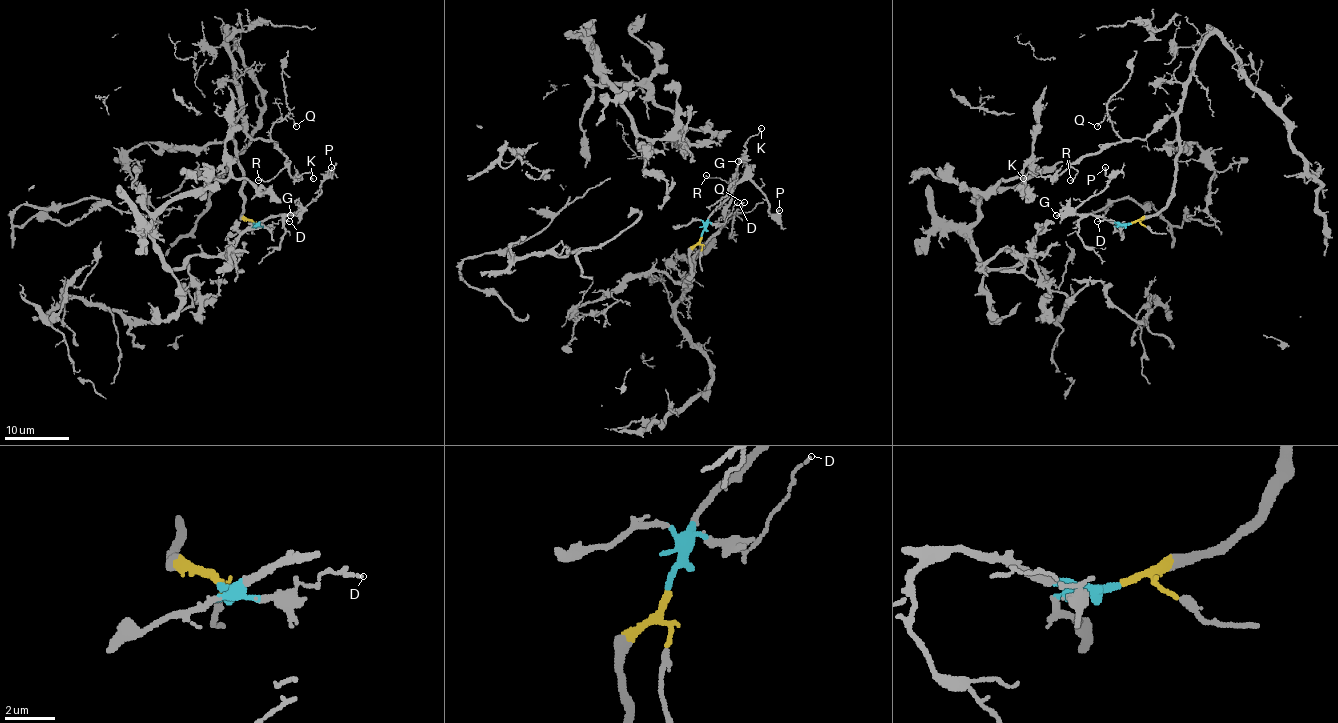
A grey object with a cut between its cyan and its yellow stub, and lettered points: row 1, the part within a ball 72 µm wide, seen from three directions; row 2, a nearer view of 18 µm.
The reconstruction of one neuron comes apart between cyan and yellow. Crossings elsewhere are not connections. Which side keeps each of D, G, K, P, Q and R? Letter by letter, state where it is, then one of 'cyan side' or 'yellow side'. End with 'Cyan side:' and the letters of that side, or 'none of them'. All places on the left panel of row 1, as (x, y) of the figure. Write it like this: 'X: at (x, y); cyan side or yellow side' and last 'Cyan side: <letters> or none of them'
D: at (289, 221); cyan side
G: at (290, 215); cyan side
K: at (313, 178); yellow side
P: at (331, 167); cyan side
Q: at (296, 126); yellow side
R: at (258, 180); yellow side
Cyan side: D, G, P

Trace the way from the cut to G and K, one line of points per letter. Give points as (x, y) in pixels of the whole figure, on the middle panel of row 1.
G: (701, 235), (707, 216), (743, 176), (746, 163), (738, 162)
K: (701, 235), (690, 253), (690, 280), (680, 283), (688, 277), (691, 258), (723, 223), (746, 141), (760, 128)

